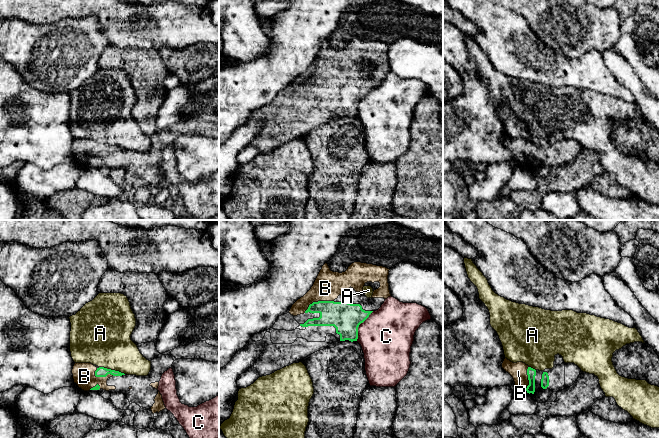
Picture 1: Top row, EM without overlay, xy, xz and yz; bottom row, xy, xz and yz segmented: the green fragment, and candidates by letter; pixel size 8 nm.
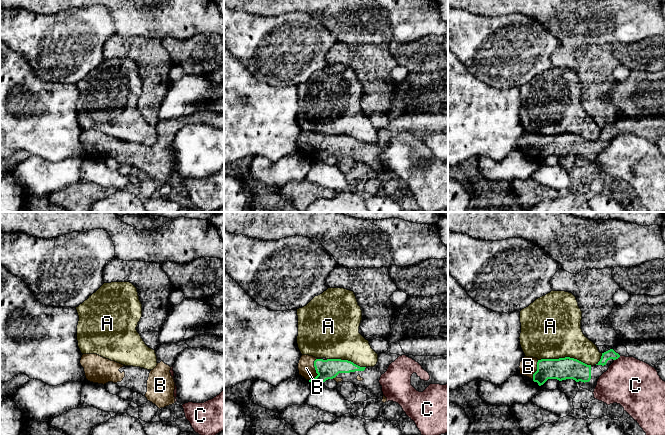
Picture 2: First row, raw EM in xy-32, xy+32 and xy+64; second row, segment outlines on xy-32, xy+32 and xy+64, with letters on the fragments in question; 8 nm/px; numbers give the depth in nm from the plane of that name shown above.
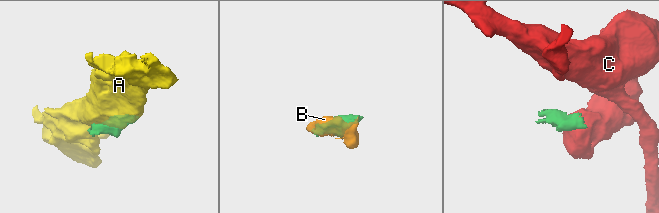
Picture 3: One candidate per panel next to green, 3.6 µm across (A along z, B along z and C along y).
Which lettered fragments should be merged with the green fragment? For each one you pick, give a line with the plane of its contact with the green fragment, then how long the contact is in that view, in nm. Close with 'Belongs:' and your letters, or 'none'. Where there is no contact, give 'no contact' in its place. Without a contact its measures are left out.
B: contact in xz; length 260 nm
Belongs: B

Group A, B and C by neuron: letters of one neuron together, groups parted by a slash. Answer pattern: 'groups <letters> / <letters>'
groups A / B / C

